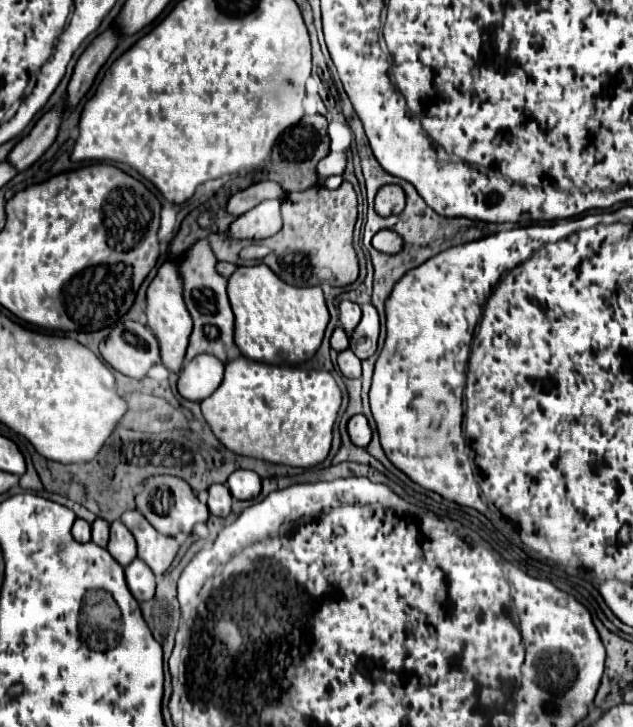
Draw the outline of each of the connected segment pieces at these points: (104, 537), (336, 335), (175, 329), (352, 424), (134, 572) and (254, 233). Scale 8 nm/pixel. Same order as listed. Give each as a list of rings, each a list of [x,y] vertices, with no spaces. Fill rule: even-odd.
[[[95,519],[91,527],[93,527],[93,543],[105,547],[109,541],[109,523],[105,519]]]
[[[335,329],[333,335],[331,335],[331,347],[339,353],[339,351],[345,351],[349,347],[349,339],[345,335],[343,329]]]
[[[167,261],[159,267],[155,279],[151,281],[151,285],[147,289],[145,315],[147,315],[149,329],[157,335],[157,341],[161,343],[161,363],[169,371],[179,373],[183,357],[185,357],[187,341],[189,341],[189,335],[191,335],[191,329],[193,329],[193,321],[191,321],[191,315],[189,315],[189,311],[185,307],[185,301],[183,301],[183,283],[181,283],[181,277],[177,273],[175,263]]]
[[[365,415],[351,417],[347,423],[347,433],[349,433],[351,441],[357,443],[357,447],[367,447],[371,441],[371,429],[369,429]]]
[[[135,559],[131,565],[125,567],[125,579],[127,579],[127,585],[129,585],[133,597],[139,603],[153,599],[155,575],[153,575],[153,571],[149,571],[149,567],[141,559]]]
[[[269,199],[243,213],[229,229],[235,239],[265,239],[275,235],[282,227],[281,199]]]

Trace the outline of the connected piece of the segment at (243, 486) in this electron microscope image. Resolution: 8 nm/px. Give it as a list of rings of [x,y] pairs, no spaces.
[[[235,471],[227,479],[227,487],[235,499],[255,499],[261,491],[261,477],[255,471]]]

